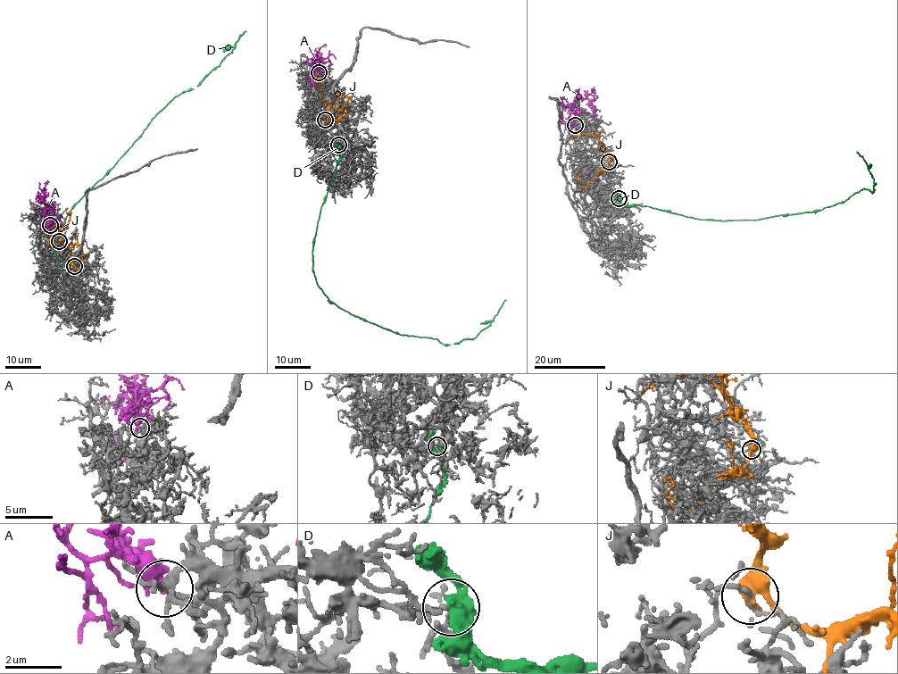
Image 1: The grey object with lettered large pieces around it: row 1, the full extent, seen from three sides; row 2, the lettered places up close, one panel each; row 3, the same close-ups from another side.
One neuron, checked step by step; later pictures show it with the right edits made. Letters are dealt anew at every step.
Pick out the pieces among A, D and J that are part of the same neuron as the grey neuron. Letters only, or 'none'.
A

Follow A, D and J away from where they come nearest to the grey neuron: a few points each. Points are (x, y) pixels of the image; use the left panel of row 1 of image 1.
A: (51, 224), (52, 212), (40, 196), (49, 212)
D: (73, 266), (58, 260), (54, 251), (71, 208), (174, 97), (220, 65), (245, 30)
J: (59, 241), (69, 247), (71, 262), (77, 269), (82, 265), (79, 257), (88, 254)

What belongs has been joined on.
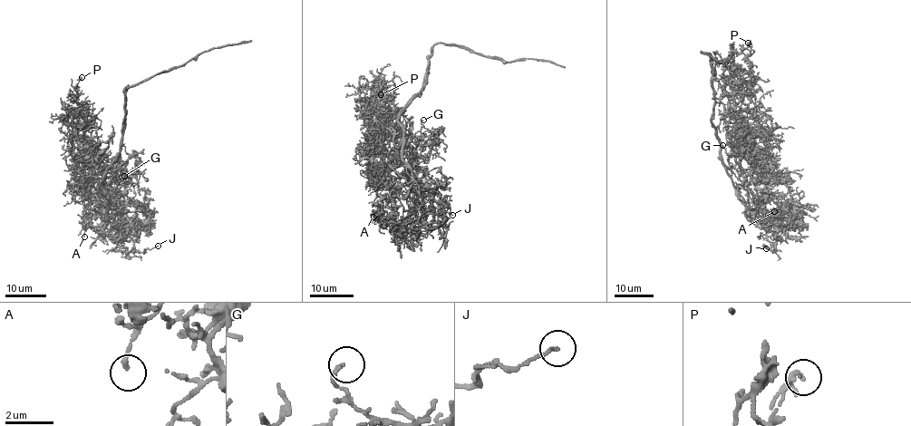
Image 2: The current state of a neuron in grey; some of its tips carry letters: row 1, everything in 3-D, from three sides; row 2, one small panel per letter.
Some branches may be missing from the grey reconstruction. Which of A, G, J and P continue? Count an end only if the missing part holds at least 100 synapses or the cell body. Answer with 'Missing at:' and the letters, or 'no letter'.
Missing at: no letter

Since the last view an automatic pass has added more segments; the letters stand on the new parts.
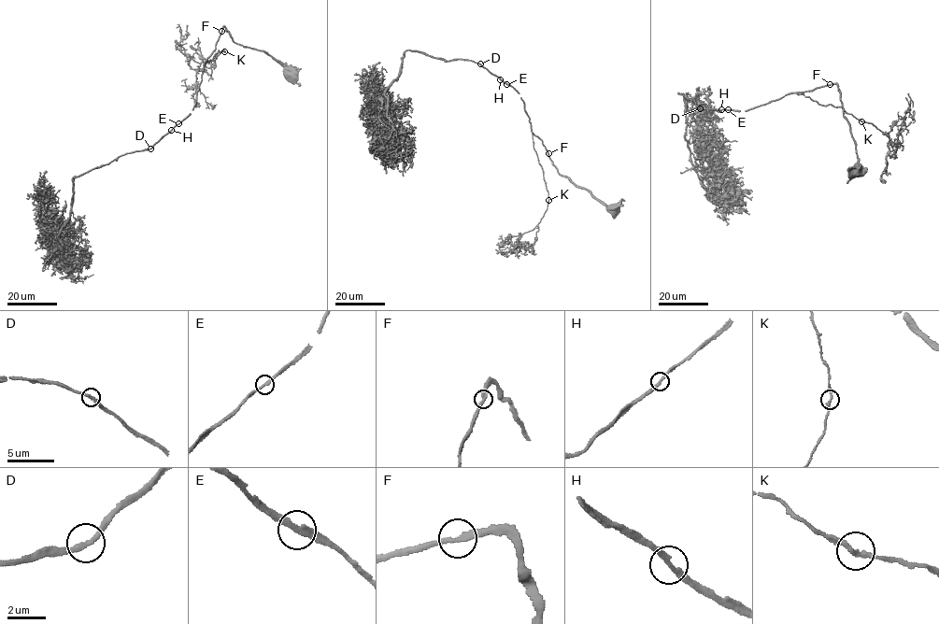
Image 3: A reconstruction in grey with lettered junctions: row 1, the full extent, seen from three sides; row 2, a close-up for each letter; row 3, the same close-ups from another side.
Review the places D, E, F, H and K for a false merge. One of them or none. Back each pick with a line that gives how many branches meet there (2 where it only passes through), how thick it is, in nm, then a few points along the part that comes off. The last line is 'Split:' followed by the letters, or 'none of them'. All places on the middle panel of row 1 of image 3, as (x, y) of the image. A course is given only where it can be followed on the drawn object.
Split: none of them

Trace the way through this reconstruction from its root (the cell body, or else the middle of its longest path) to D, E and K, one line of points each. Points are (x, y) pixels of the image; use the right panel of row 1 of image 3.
D: (855, 170), (858, 162), (856, 142), (843, 114), (836, 84), (789, 92), (746, 110), (700, 108)
E: (855, 170), (858, 162), (856, 142), (843, 114), (836, 84), (789, 92), (746, 110), (728, 110)
K: (855, 170), (858, 162), (856, 142), (843, 114), (836, 84), (797, 93), (820, 105), (841, 106), (861, 120)

